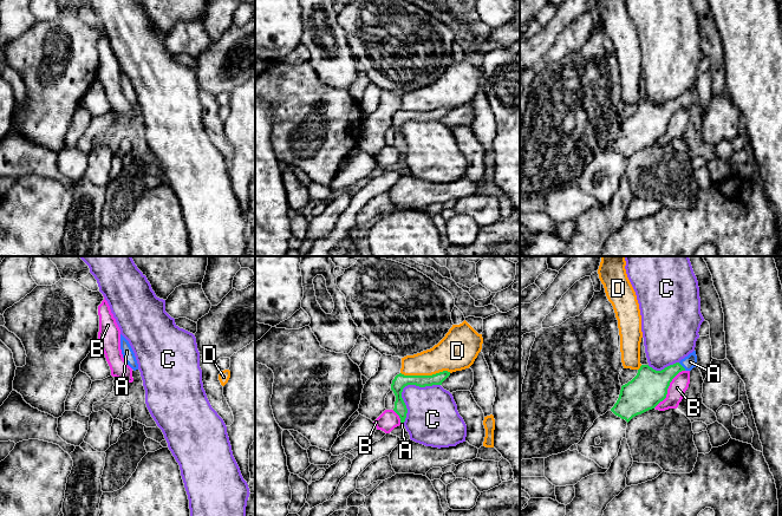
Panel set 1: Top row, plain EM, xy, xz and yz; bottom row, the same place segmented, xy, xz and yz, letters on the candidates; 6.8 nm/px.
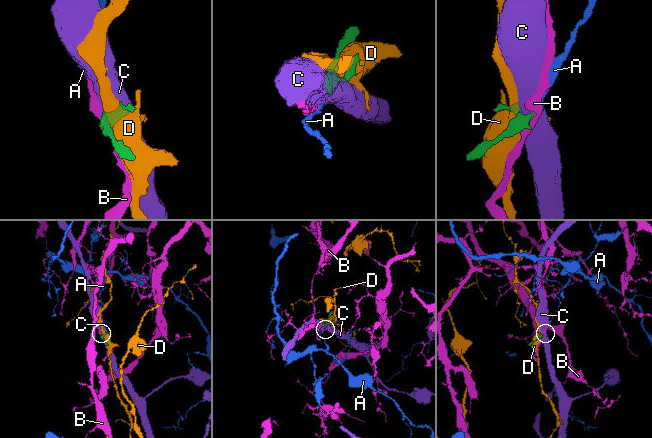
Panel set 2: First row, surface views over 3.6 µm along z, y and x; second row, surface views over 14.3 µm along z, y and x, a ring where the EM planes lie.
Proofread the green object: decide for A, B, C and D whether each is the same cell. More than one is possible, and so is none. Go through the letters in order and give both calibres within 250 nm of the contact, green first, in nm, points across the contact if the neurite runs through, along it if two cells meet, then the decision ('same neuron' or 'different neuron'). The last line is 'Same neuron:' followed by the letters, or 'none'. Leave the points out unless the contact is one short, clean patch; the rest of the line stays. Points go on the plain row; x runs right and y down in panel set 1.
A: calibres 220 and 90 nm; way yz (651, 122), (675, 104), (682, 102), (690, 97); same neuron
B: calibres 240 and 120 nm; border yz (684, 105), (672, 115), (666, 131), (653, 143); different neuron
C: calibres 90 and 340 nm; different neuron
D: calibres 90 and 240 nm; different neuron
Same neuron: A

